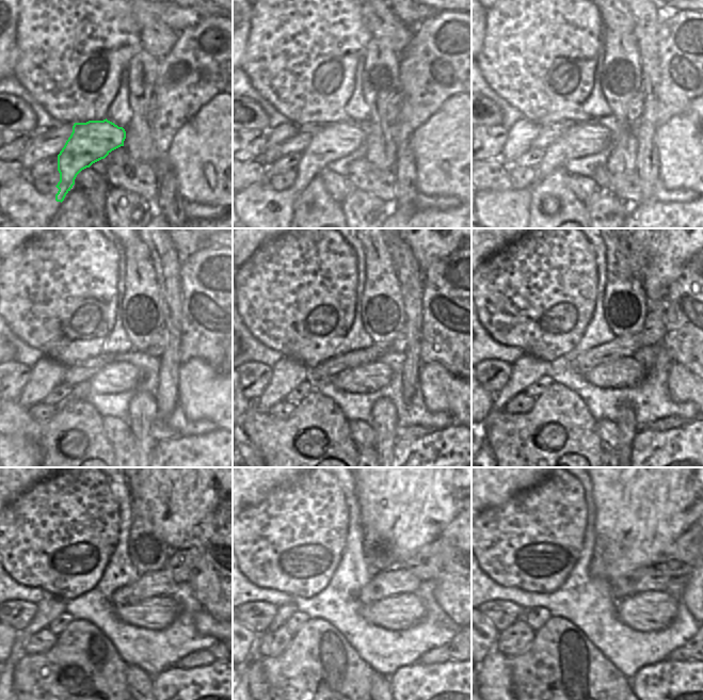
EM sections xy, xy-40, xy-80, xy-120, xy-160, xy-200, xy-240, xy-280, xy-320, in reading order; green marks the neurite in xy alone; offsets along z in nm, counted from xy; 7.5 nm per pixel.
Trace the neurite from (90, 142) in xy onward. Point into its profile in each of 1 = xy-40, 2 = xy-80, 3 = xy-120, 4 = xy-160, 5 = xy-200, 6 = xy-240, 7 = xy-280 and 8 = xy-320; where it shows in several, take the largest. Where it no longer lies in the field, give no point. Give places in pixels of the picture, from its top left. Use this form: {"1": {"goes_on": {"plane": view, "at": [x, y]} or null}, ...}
{"1": {"goes_on": {"plane": "xy-40", "at": [334, 141]}}, "2": {"goes_on": {"plane": "xy-80", "at": [588, 138]}}, "3": {"goes_on": {"plane": "xy-120", "at": [117, 377]}}, "4": {"goes_on": {"plane": "xy-160", "at": [368, 377]}}, "5": {"goes_on": {"plane": "xy-200", "at": [625, 371]}}, "6": {"goes_on": {"plane": "xy-240", "at": [157, 613]}}, "7": {"goes_on": {"plane": "xy-280", "at": [399, 611]}}, "8": {"goes_on": {"plane": "xy-320", "at": [645, 611]}}}

